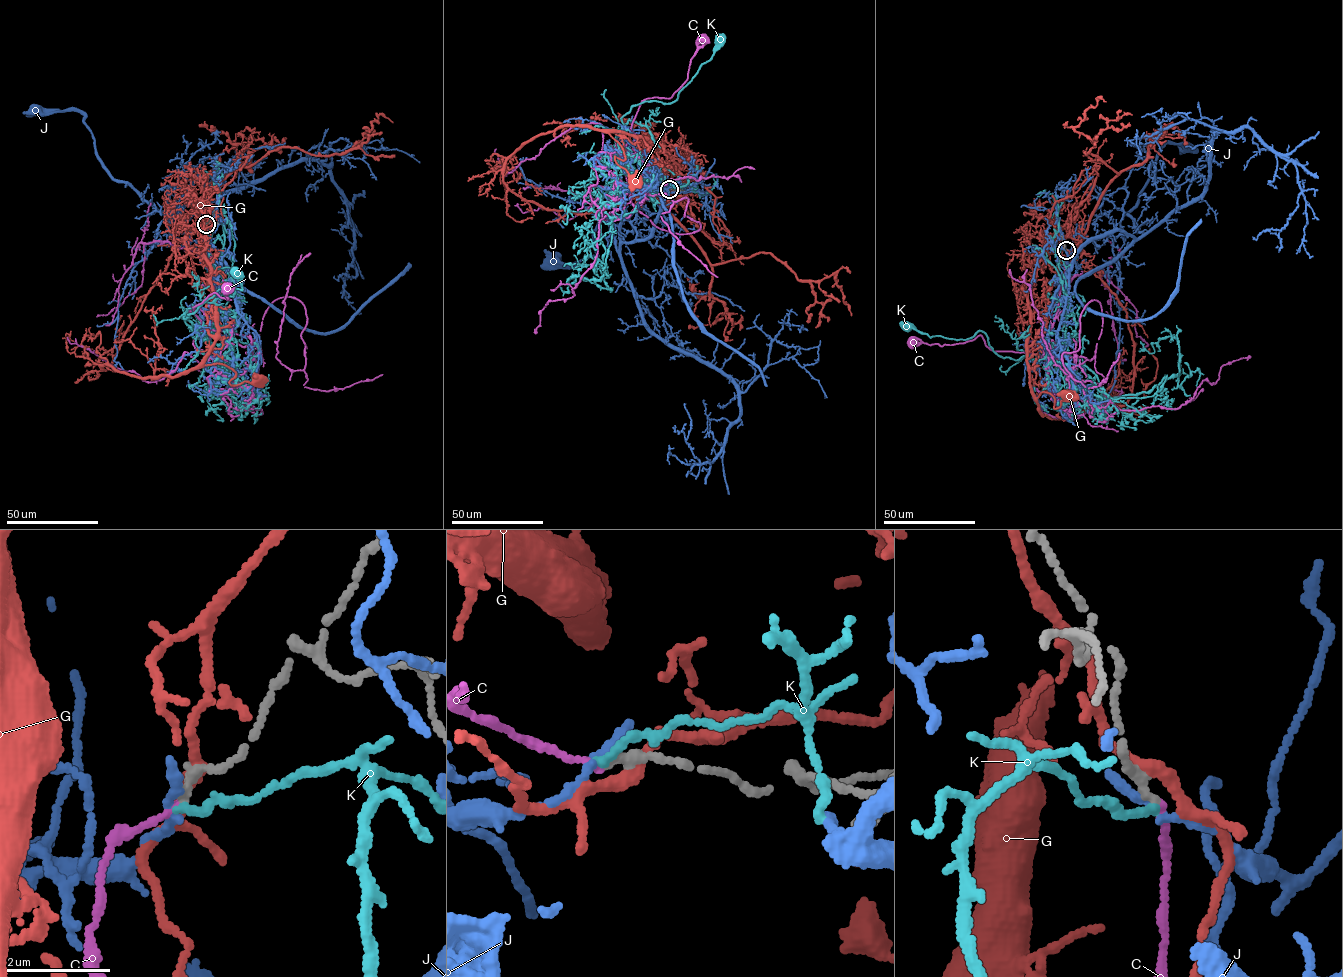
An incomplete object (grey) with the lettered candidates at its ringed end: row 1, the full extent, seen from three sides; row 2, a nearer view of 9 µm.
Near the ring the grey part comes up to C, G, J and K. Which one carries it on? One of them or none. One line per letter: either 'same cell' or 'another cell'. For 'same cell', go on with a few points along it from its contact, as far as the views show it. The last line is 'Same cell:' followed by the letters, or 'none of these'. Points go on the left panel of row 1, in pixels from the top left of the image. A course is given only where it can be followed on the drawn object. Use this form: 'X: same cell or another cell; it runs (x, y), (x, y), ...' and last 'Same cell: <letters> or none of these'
C: same cell
G: another cell
J: another cell
K: another cell
Same cell: C

